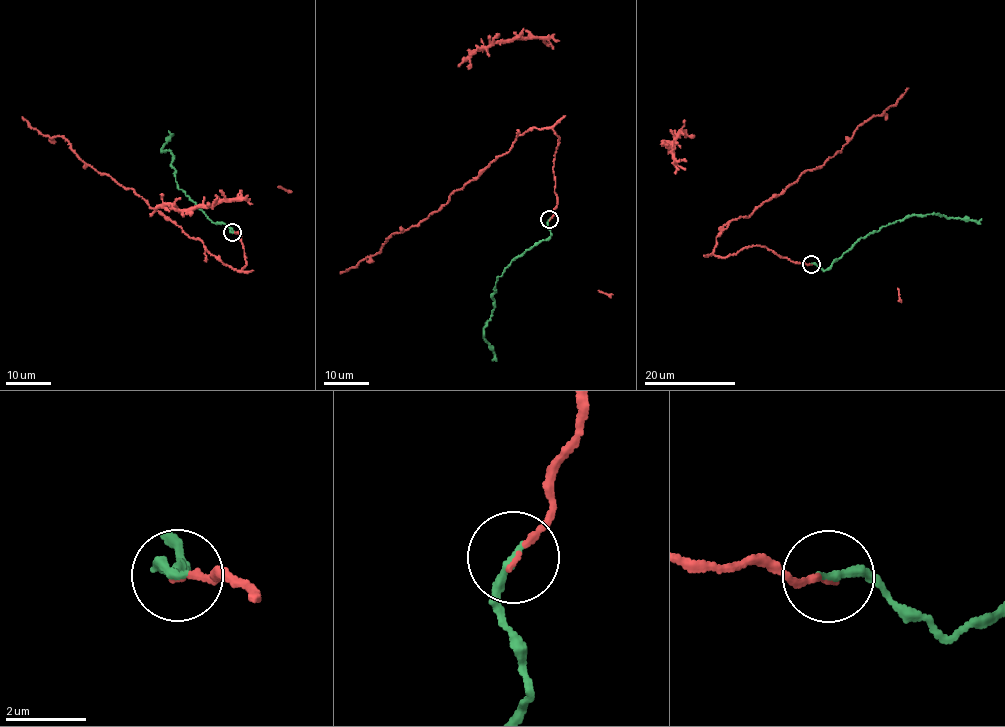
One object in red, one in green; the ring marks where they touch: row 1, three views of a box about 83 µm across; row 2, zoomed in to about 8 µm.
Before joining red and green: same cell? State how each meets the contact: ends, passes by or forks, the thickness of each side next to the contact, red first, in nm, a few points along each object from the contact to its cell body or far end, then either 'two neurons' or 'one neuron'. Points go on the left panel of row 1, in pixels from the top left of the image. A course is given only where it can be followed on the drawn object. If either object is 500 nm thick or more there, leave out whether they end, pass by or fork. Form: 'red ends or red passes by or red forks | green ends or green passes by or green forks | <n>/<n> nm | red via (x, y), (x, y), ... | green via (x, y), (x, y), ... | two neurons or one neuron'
red ends | green ends | 130/240 nm | red via (232, 233), (240, 233), (245, 256), (238, 270), (134, 190), (81, 160), (65, 138), (49, 138), (22, 116) | green via (232, 233), (224, 224), (211, 222), (177, 185), (170, 150), (162, 151), (171, 136), (168, 130) | one neuron

